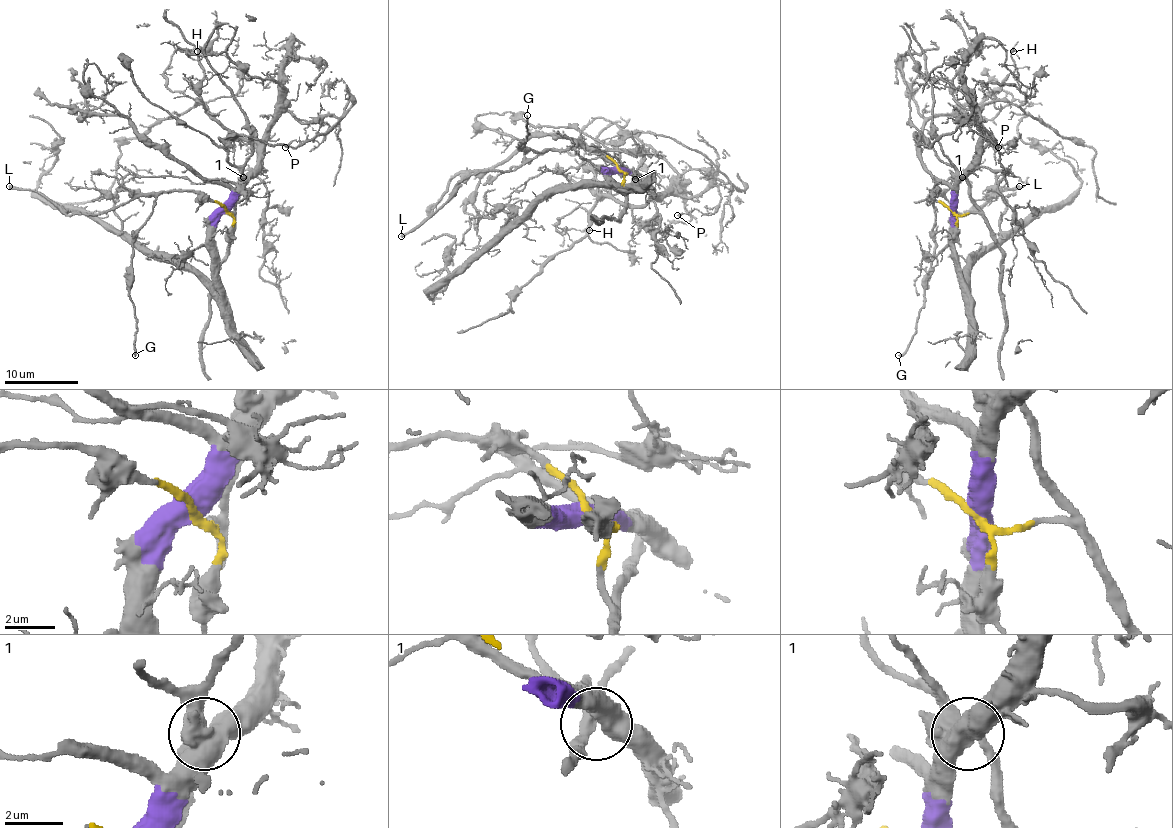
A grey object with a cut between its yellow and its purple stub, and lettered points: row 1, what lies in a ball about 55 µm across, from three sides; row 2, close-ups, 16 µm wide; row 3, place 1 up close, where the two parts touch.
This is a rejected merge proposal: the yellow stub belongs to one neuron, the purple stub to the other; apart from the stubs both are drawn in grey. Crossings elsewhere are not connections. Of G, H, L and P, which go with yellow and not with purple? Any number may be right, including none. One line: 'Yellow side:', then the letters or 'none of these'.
Yellow side: G, L

